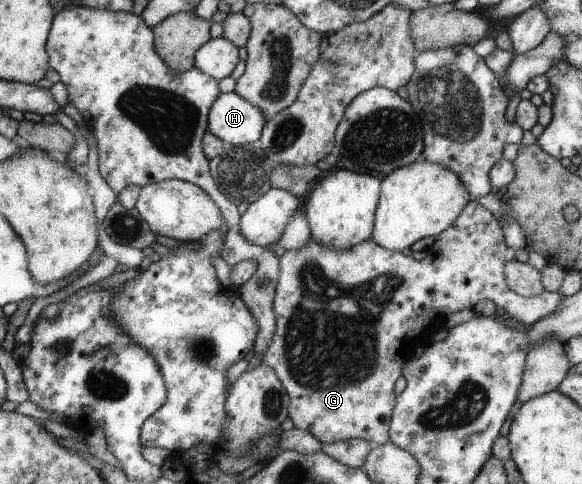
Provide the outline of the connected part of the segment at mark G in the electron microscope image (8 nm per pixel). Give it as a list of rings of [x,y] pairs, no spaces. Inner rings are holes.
[[[474,201],[467,202],[453,224],[438,233],[436,238],[430,246],[431,254],[428,254],[422,260],[412,259],[400,251],[382,248],[371,238],[358,245],[351,246],[345,251],[337,251],[311,237],[306,247],[295,251],[289,250],[283,254],[281,257],[281,275],[279,276],[274,303],[275,313],[277,314],[277,329],[268,347],[268,352],[263,356],[263,362],[277,370],[277,375],[288,391],[291,399],[289,418],[293,421],[295,427],[312,432],[323,444],[349,439],[366,440],[373,446],[384,444],[384,442],[389,441],[389,422],[392,420],[390,412],[393,412],[394,402],[397,402],[397,397],[394,396],[394,390],[392,390],[394,380],[400,376],[402,365],[412,358],[412,352],[414,352],[416,344],[420,344],[422,334],[432,334],[434,331],[443,328],[446,316],[464,308],[472,310],[480,300],[491,301],[494,305],[504,309],[514,321],[521,322],[522,325],[533,325],[546,314],[553,313],[562,304],[561,295],[556,292],[543,291],[536,297],[522,297],[509,290],[508,284],[505,283],[505,260],[509,255],[509,250],[504,244],[504,236],[499,223],[480,204],[476,204]]]

